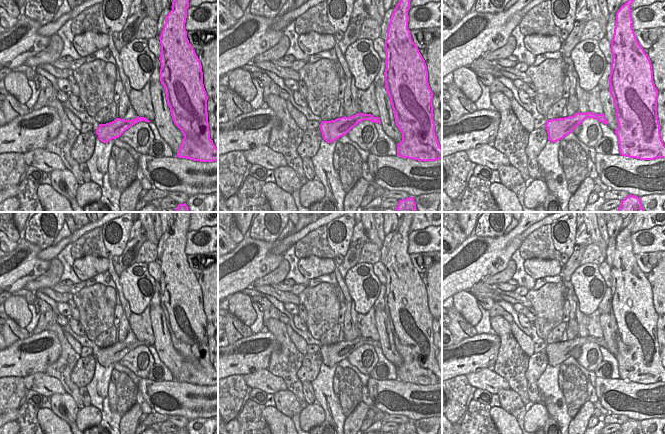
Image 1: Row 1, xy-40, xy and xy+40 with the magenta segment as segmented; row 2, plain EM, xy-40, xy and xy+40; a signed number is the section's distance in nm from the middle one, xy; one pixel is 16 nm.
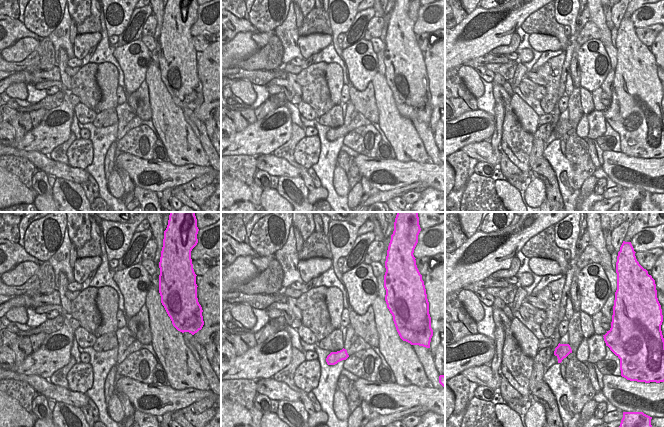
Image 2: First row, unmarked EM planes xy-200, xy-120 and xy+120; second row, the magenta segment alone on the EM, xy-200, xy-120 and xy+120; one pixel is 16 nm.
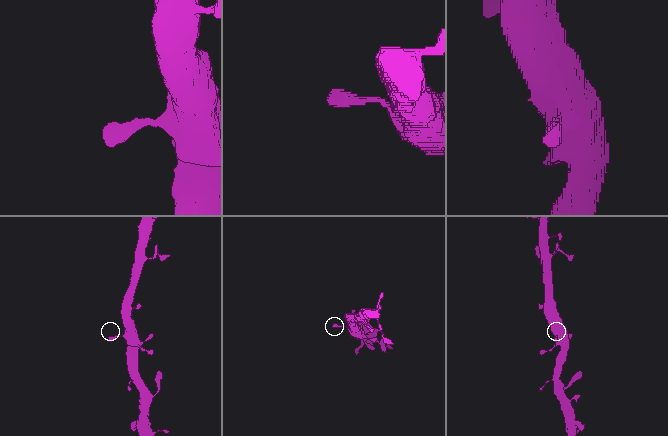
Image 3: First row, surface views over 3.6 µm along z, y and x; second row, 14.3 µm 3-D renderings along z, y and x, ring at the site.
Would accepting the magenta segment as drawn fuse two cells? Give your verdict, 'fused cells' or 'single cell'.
single cell

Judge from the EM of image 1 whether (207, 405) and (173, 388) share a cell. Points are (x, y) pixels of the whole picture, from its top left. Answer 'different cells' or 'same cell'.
same cell

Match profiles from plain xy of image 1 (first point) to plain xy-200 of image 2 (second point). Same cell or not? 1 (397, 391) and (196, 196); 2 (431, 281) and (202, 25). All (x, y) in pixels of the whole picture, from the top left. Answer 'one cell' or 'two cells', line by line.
1: two cells
2: two cells

